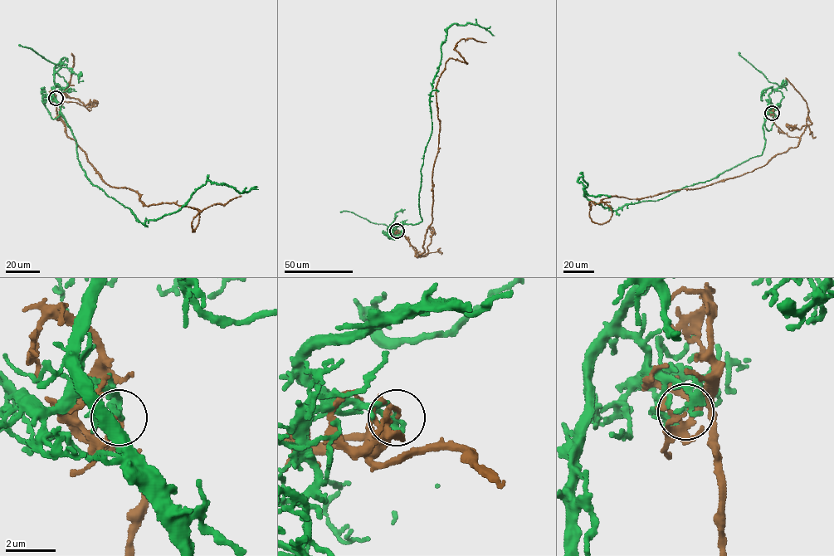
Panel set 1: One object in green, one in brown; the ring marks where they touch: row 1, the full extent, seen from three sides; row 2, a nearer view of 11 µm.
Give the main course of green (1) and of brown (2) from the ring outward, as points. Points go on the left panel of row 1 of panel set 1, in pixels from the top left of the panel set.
1: (56, 98), (52, 95), (86, 178), (141, 222), (178, 212), (207, 181), (241, 192), (257, 187)
2: (56, 99), (57, 119), (106, 183), (138, 193), (148, 207), (196, 209), (193, 231), (197, 213), (241, 196)

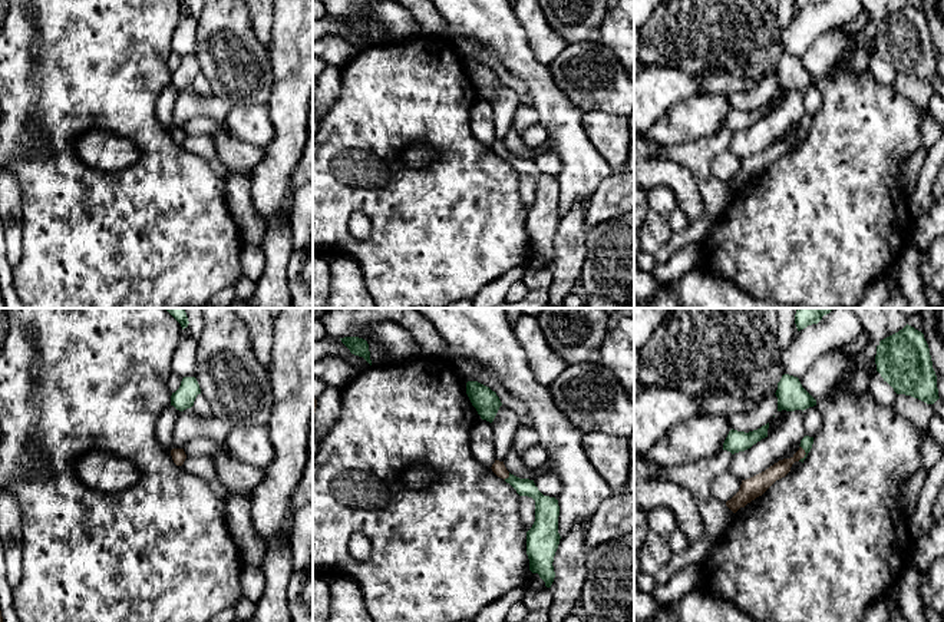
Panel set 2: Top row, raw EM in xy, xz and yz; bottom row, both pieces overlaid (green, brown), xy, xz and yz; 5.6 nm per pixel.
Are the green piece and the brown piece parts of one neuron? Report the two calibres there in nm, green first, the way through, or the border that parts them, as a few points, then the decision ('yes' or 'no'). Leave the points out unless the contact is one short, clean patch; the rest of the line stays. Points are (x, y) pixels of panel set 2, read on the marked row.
70/90 nm | along yz (801, 446), (805, 455), (798, 460) | no

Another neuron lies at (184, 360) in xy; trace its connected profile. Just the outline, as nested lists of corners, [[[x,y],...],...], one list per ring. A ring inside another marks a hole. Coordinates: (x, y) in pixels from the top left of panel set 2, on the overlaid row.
[[[182,334],[181,341],[174,353],[171,368],[172,373],[184,377],[195,377],[198,340]]]

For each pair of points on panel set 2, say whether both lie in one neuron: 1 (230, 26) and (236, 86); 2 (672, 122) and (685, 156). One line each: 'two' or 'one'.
1: one
2: two

